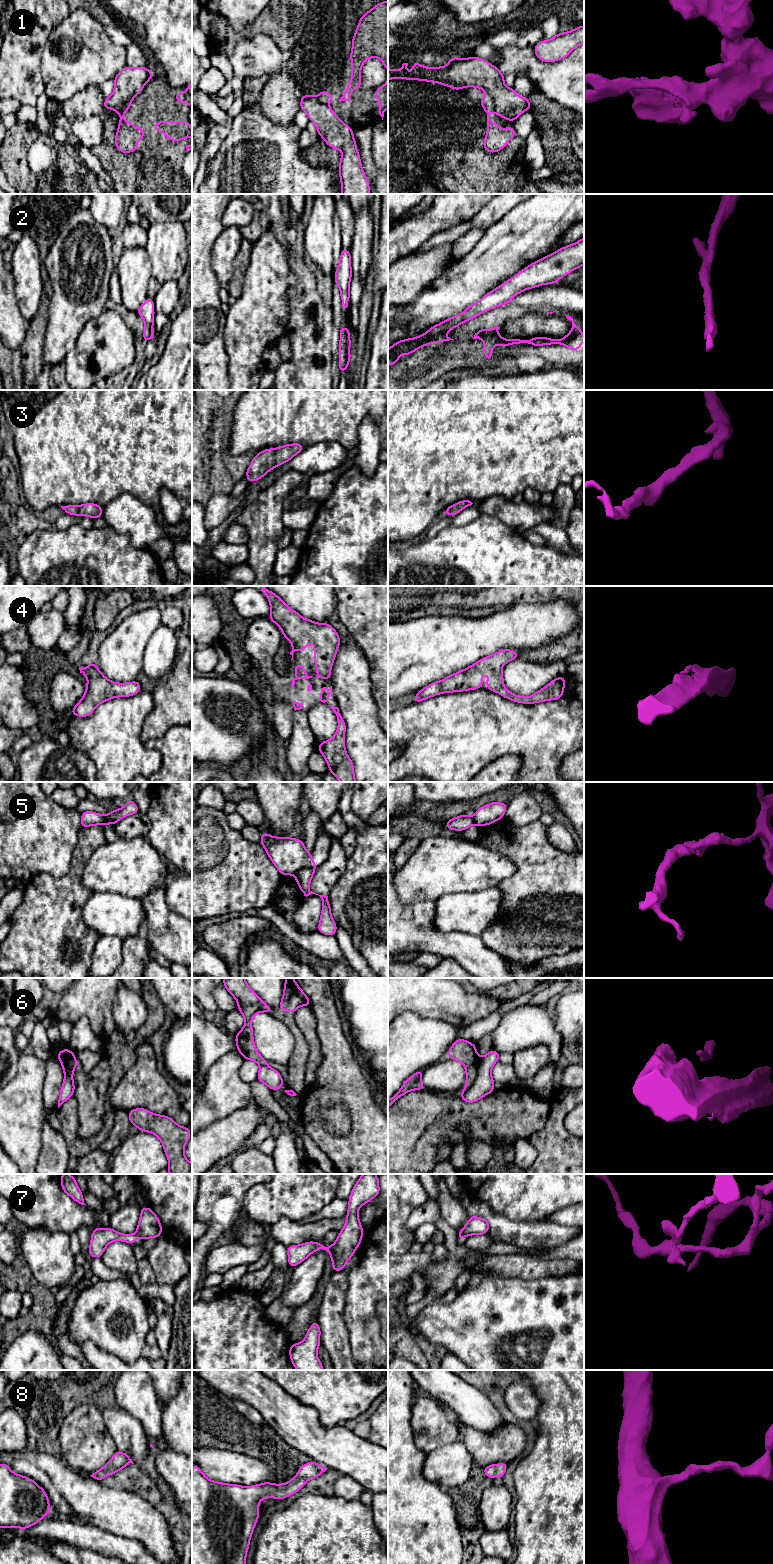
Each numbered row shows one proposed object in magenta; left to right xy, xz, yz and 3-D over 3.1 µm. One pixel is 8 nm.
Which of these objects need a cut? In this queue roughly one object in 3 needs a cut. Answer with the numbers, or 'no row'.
1, 5, 6, 7

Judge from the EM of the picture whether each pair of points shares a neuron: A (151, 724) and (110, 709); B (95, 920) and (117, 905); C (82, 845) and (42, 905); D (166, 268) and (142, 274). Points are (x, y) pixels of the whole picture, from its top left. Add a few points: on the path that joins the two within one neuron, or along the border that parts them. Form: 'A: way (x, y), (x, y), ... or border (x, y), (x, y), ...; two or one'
A: border (153, 700), (153, 709), (140, 734), (143, 743); two
B: way (100, 915), (102, 913), (109, 913), (112, 910); one
C: way (79, 860), (75, 873), (57, 891); one
D: border (145, 249), (150, 262), (151, 275); two

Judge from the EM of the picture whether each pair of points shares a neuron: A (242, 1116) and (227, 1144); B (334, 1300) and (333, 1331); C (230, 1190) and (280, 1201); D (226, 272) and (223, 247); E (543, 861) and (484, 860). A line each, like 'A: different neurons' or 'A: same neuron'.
A: same neuron
B: same neuron
C: different neurons
D: same neuron
E: different neurons

